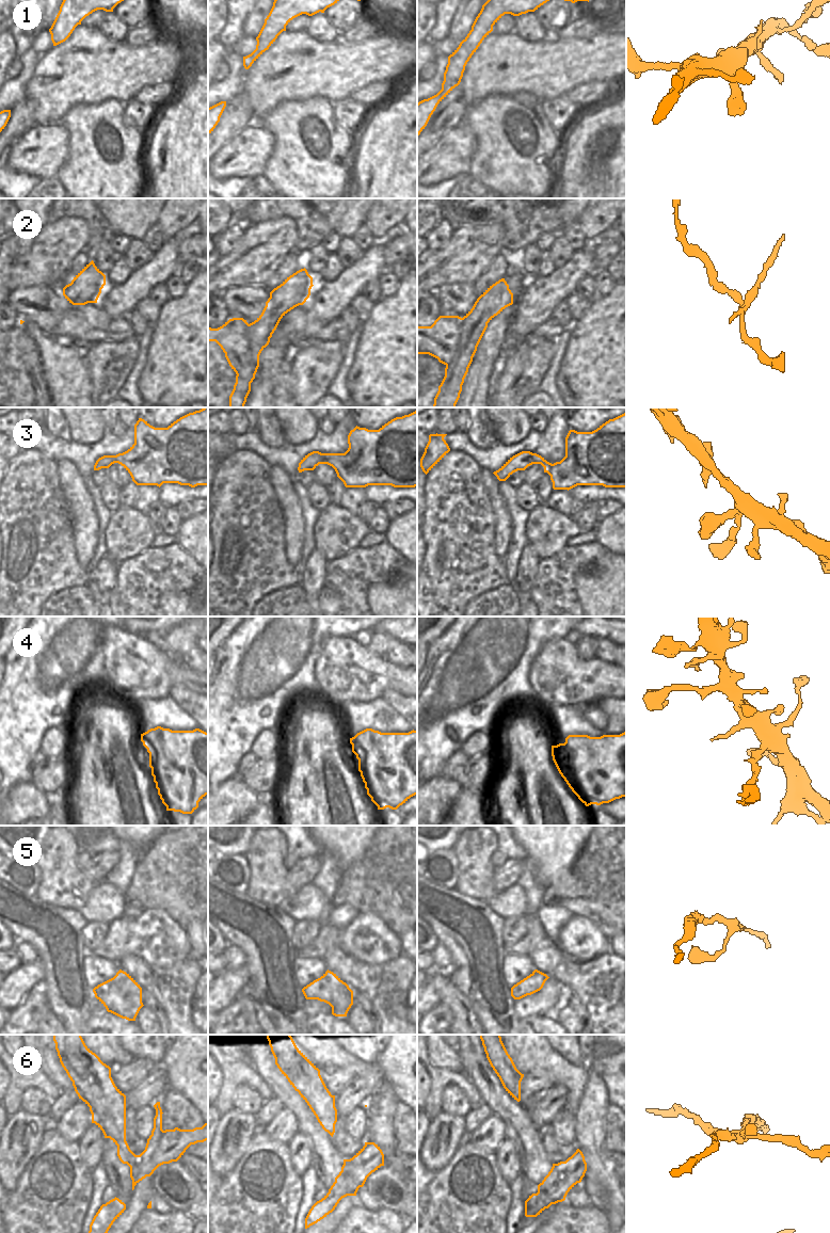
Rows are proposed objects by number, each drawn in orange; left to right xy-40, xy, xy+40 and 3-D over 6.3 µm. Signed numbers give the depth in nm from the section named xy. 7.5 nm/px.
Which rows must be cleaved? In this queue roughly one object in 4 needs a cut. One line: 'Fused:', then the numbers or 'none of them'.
Fused: 2, 6

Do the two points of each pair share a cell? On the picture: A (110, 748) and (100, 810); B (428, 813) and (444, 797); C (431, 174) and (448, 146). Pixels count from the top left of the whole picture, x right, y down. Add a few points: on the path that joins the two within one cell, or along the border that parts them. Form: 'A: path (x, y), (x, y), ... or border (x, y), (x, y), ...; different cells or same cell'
A: path (108, 763), (108, 795); same cell
B: path (432, 809), (440, 801); same cell
C: path (434, 167), (448, 153); same cell

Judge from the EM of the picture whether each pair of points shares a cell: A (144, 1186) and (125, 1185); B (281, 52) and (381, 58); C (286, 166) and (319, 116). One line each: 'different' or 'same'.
A: different
B: same
C: same

